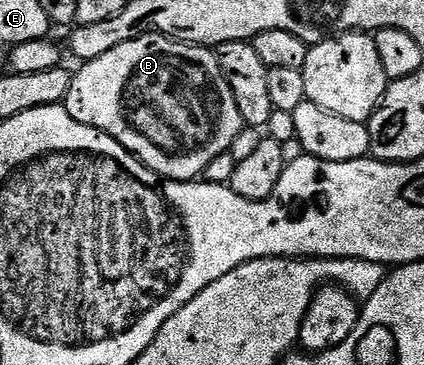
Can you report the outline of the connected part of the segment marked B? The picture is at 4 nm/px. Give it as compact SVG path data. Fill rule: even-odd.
M151 34L136 38L132 42L124 42L120 46L116 46L116 50L108 50L108 54L100 54L100 58L85 61L79 68L82 69L79 72L75 71L70 77L70 89L64 101L66 112L72 118L76 118L76 122L80 122L84 126L92 126L96 130L108 134L116 142L120 142L120 146L124 146L124 150L132 153L144 167L151 168L163 180L197 181L205 173L208 162L212 162L212 158L220 158L220 154L230 151L236 134L240 134L240 130L244 126L240 106L236 106L236 98L232 94L232 86L228 86L228 82L220 70L218 57L209 47L181 44L179 40L173 40L170 36Z

